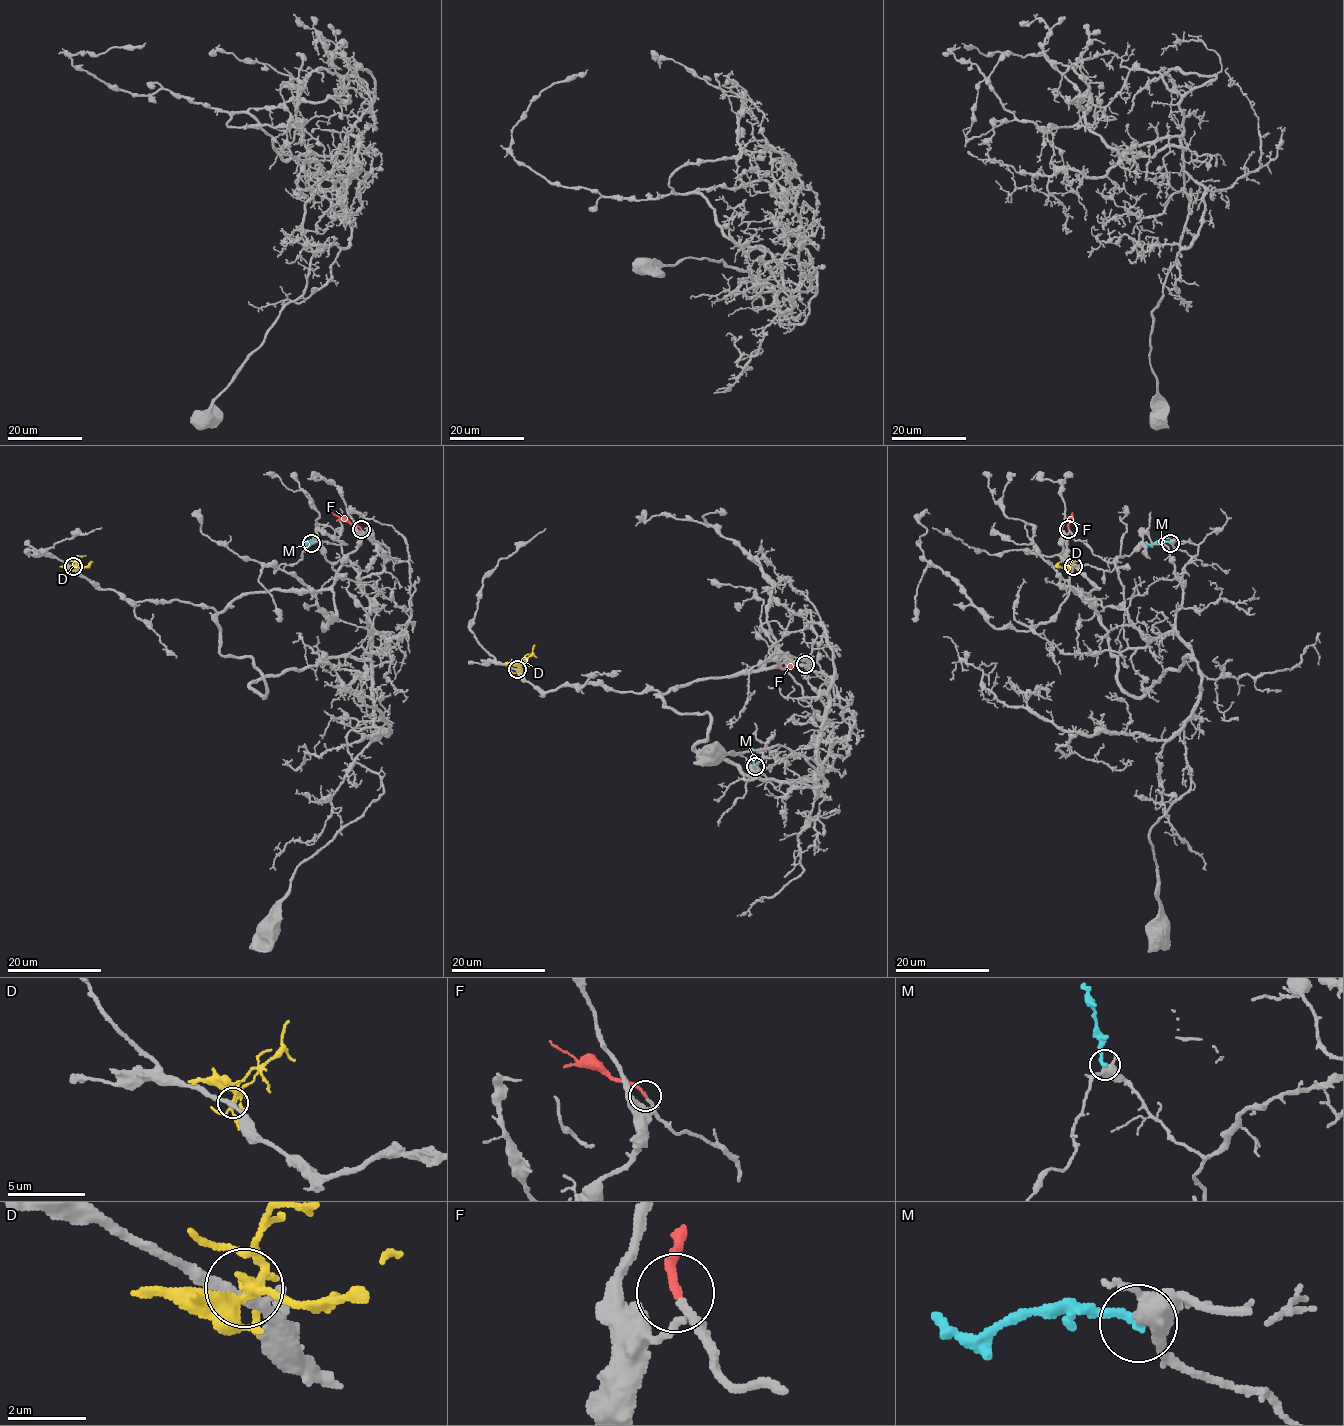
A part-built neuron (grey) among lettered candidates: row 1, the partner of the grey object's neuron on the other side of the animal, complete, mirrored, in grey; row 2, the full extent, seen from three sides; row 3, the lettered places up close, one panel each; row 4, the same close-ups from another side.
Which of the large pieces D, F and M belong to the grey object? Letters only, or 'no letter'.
F

